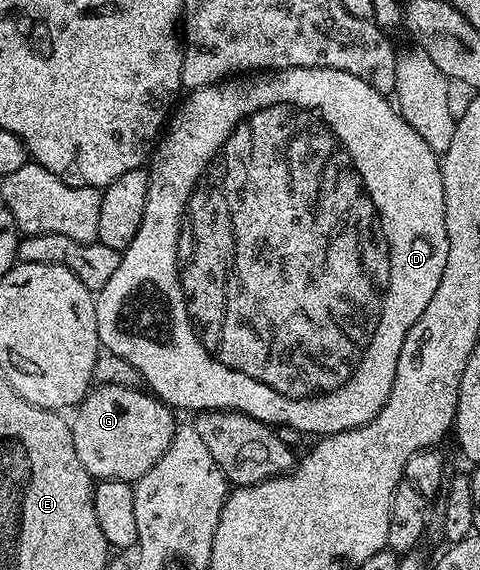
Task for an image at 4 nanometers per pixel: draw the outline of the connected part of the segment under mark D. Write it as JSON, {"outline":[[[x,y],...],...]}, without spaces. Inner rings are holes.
{"outline":[[[288,67],[284,71],[258,73],[253,77],[231,77],[221,83],[201,87],[198,91],[190,91],[187,96],[186,100],[183,98],[177,104],[176,110],[169,116],[168,126],[161,132],[152,152],[152,158],[149,160],[150,184],[148,205],[144,205],[144,221],[140,221],[140,229],[136,229],[136,237],[132,237],[132,245],[128,245],[126,250],[121,252],[122,260],[116,273],[112,273],[108,285],[104,285],[104,289],[97,292],[94,304],[99,344],[105,350],[116,353],[116,357],[124,357],[124,361],[131,363],[142,374],[142,383],[167,407],[177,409],[179,412],[180,410],[190,411],[189,413],[236,411],[239,415],[271,424],[275,428],[291,427],[305,434],[307,431],[308,434],[314,435],[313,437],[335,435],[372,421],[372,417],[380,413],[384,401],[388,401],[388,393],[392,393],[392,381],[396,381],[396,361],[400,357],[404,337],[408,337],[408,329],[416,325],[420,313],[424,313],[428,301],[432,301],[432,293],[436,293],[436,285],[440,285],[440,277],[444,277],[444,261],[448,261],[448,233],[444,225],[444,185],[439,156],[428,145],[428,141],[424,141],[424,137],[420,137],[420,133],[416,133],[416,129],[412,129],[408,121],[404,121],[397,106],[387,96],[372,89],[372,85],[360,81],[360,77],[352,77],[352,73],[344,73],[336,69]],[[302,111],[314,111],[315,117],[324,126],[330,127],[334,135],[302,135]]]}

